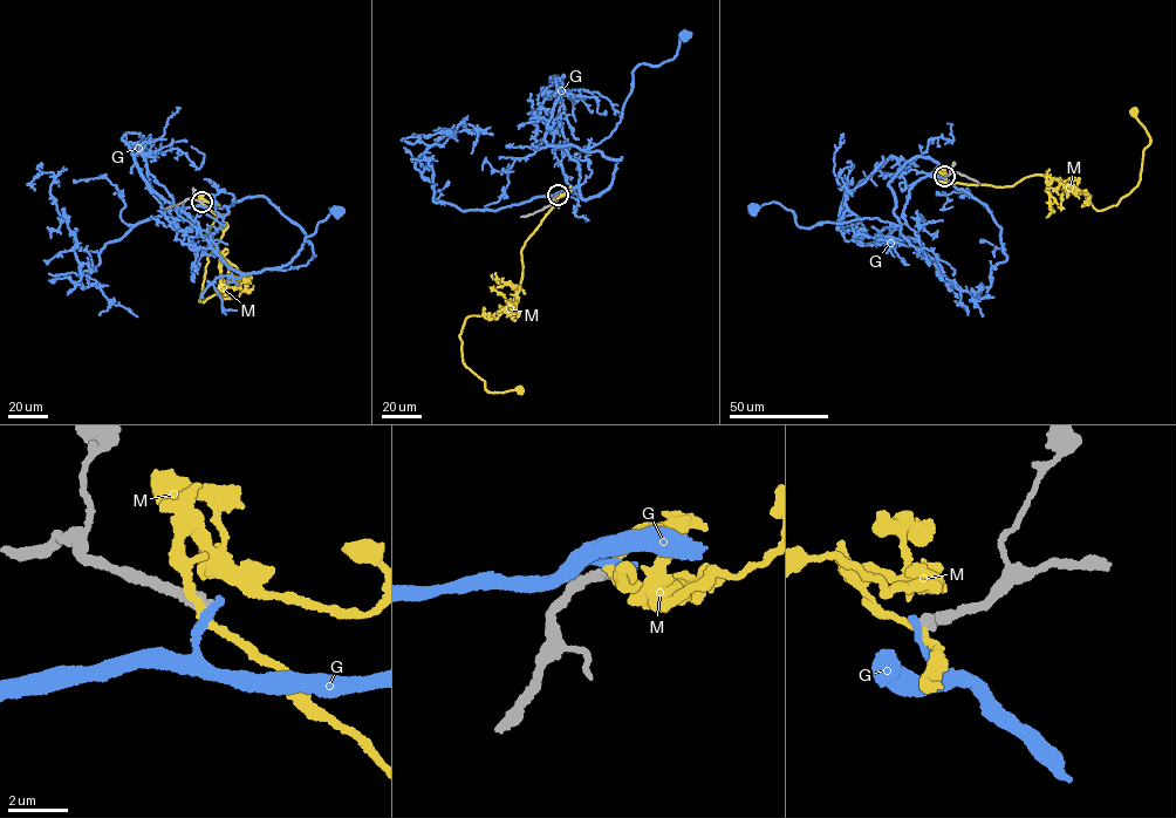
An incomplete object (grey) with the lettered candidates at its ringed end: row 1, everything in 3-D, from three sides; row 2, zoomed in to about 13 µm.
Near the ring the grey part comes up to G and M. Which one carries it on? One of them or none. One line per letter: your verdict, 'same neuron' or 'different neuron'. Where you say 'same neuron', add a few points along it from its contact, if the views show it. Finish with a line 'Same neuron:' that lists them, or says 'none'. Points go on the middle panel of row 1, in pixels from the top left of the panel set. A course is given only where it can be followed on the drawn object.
G: different neuron
M: different neuron
Same neuron: none

